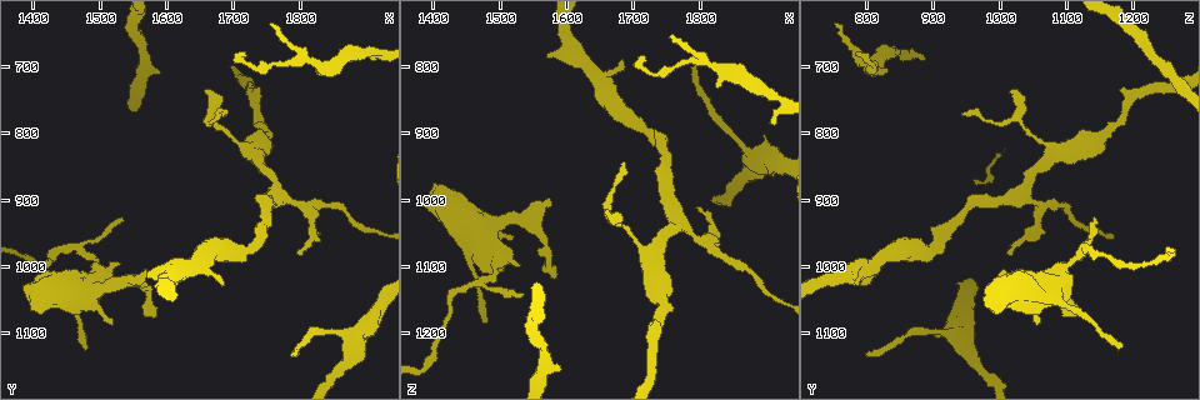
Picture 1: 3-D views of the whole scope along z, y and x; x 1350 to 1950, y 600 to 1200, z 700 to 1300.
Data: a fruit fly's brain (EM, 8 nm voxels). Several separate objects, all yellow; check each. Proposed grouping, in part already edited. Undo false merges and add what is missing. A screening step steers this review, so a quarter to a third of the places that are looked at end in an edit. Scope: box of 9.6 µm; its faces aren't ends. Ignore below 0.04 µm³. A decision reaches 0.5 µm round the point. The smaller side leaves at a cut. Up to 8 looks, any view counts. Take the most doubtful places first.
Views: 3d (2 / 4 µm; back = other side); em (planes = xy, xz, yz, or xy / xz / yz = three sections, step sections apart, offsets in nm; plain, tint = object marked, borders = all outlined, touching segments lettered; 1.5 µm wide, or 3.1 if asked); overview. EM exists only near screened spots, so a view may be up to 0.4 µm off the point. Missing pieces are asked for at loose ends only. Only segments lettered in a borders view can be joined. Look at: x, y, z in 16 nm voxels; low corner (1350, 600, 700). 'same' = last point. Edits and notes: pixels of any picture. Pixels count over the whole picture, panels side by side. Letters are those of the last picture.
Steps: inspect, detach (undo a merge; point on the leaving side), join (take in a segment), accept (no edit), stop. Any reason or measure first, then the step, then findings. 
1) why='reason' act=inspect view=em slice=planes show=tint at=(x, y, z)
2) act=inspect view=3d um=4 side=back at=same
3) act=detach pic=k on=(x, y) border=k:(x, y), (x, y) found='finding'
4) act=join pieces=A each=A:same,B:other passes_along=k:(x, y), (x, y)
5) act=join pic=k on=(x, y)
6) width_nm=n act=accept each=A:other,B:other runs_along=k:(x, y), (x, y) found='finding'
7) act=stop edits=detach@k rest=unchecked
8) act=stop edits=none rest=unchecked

why='free end' act=inspect view=3d um=4 at=(1575, 1010, 995)

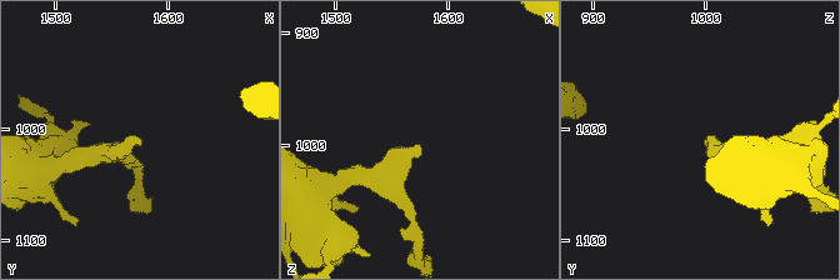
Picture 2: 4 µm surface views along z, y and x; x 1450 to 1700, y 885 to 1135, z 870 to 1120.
why='now the EM' act=inspect view=em slice=planes show=borders at=(1576, 1008, 998)

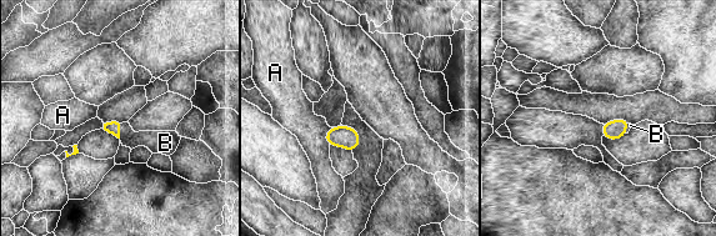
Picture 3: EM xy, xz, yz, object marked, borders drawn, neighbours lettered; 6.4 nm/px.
act=join pic=3 on=(156, 141) each=A:other,B:same found='it goes on there'

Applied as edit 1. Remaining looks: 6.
why='see it whole again' act=inspect view=overview

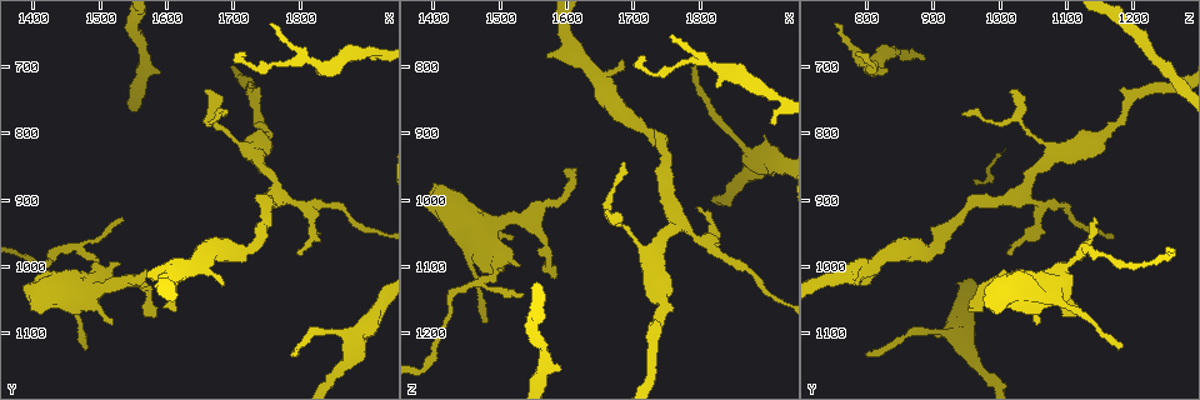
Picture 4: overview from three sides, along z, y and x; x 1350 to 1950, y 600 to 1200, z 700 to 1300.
why='tapers out' act=inspect view=em slice=planes show=borders at=(1715, 680, 795)

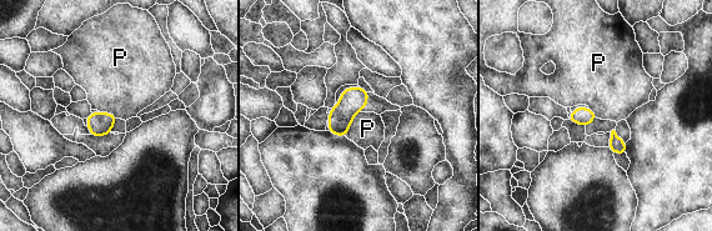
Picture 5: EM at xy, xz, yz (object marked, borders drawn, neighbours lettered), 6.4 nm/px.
act=accept each=P:other border=5:(359, 111), (354, 116), (345, 136) found='none of them fits'

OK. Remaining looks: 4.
why='branch stops here' act=inspect view=3d um=4 at=(1790, 1135, 805)

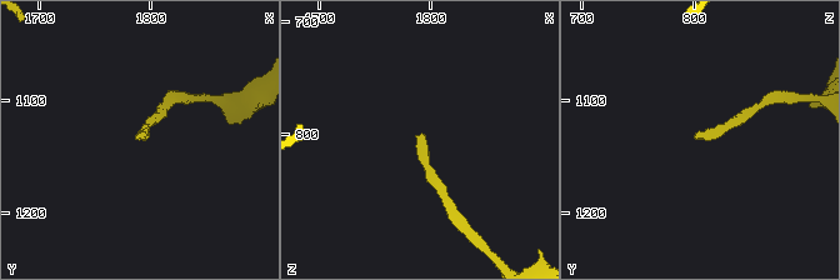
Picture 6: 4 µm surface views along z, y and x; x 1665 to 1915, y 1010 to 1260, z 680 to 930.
act=inspect view=em slice=planes show=borders at=(1788, 1134, 802)

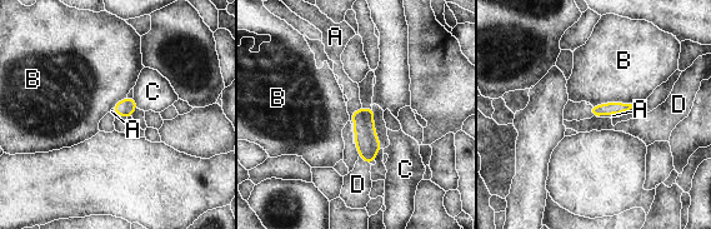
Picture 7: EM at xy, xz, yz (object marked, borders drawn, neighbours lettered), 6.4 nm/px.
width_nm=80 act=join pic=7 on=(351, 90) each=A:same,B:other,C:other,D:other passes_along=7:(367, 144), (354, 123), (351, 90) found='it goes on there'

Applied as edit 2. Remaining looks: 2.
act=stop edits=join@3,join@7 rest=unchecked

